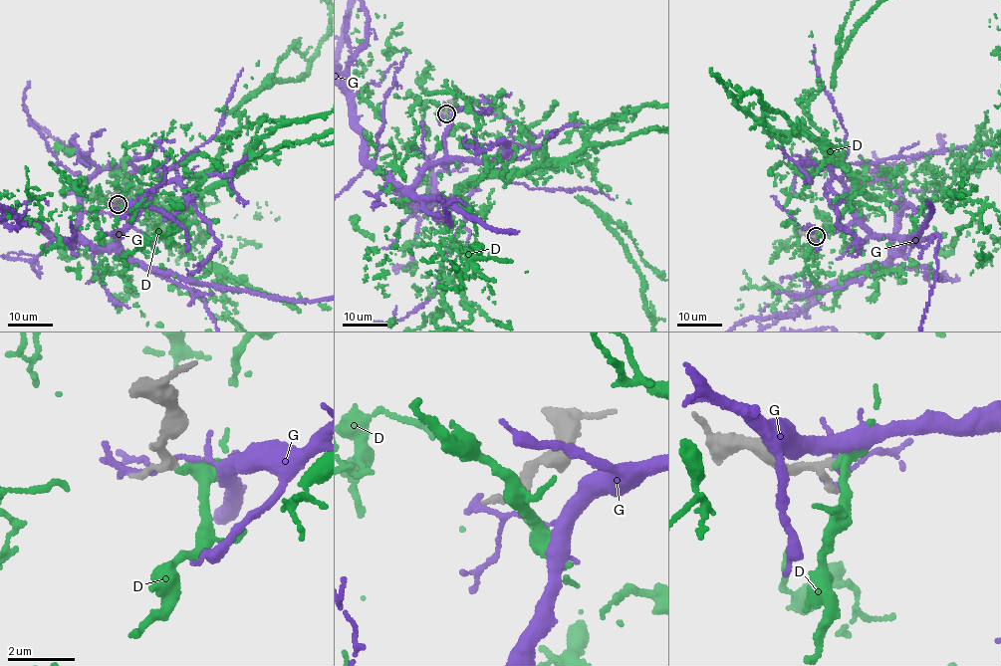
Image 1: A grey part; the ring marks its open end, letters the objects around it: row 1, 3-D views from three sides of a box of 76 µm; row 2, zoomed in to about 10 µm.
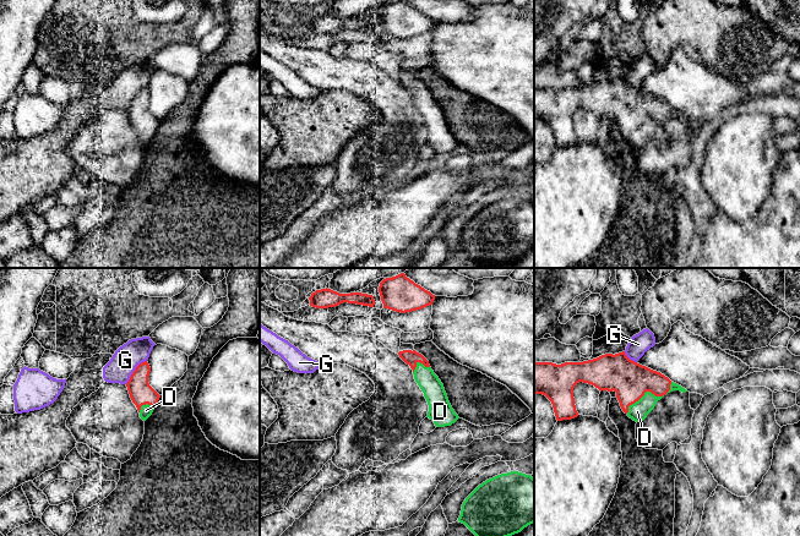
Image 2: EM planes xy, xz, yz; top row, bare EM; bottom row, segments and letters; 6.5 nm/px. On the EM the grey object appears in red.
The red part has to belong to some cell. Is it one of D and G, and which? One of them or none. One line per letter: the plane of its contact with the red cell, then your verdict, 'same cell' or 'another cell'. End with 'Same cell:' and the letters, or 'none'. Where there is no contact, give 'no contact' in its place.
D: contact in yz; same cell
G: contact in xy; another cell
Same cell: D

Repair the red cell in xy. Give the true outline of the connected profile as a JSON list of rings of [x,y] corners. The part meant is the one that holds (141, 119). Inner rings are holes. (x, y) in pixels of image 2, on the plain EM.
[[[147,87],[140,89],[126,109],[130,124],[136,131],[140,143],[146,147],[153,138],[160,121],[149,111],[151,93]]]

